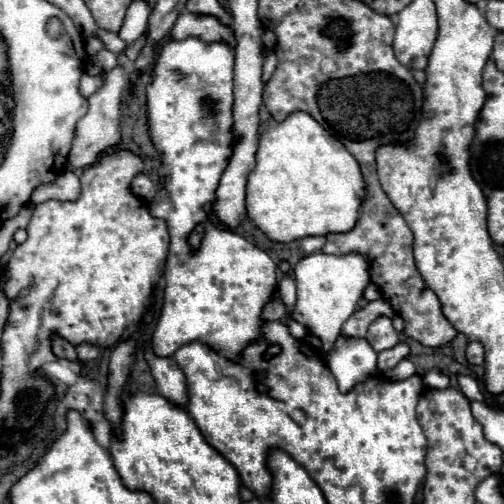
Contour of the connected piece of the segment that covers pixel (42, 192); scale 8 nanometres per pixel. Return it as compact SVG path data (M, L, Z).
M66 170L62 172L54 182L50 184L42 184L34 190L32 194L32 204L40 204L40 202L46 202L46 200L68 200L68 202L74 202L80 198L80 178Z

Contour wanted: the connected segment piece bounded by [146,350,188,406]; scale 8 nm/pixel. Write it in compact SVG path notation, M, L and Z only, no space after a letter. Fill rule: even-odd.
M152 350L146 352L146 360L152 368L152 376L156 380L160 396L168 396L172 404L186 406L188 404L187 384L184 372L176 368L176 360L170 358L158 358L152 354Z

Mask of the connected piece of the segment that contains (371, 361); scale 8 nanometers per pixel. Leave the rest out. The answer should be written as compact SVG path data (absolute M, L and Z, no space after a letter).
M340 336L326 358L326 366L336 378L340 392L348 392L376 374L376 352L364 338Z

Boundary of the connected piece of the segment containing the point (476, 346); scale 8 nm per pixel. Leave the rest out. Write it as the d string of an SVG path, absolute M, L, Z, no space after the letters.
M470 342L466 348L466 358L470 364L482 364L484 362L484 346L480 342Z

